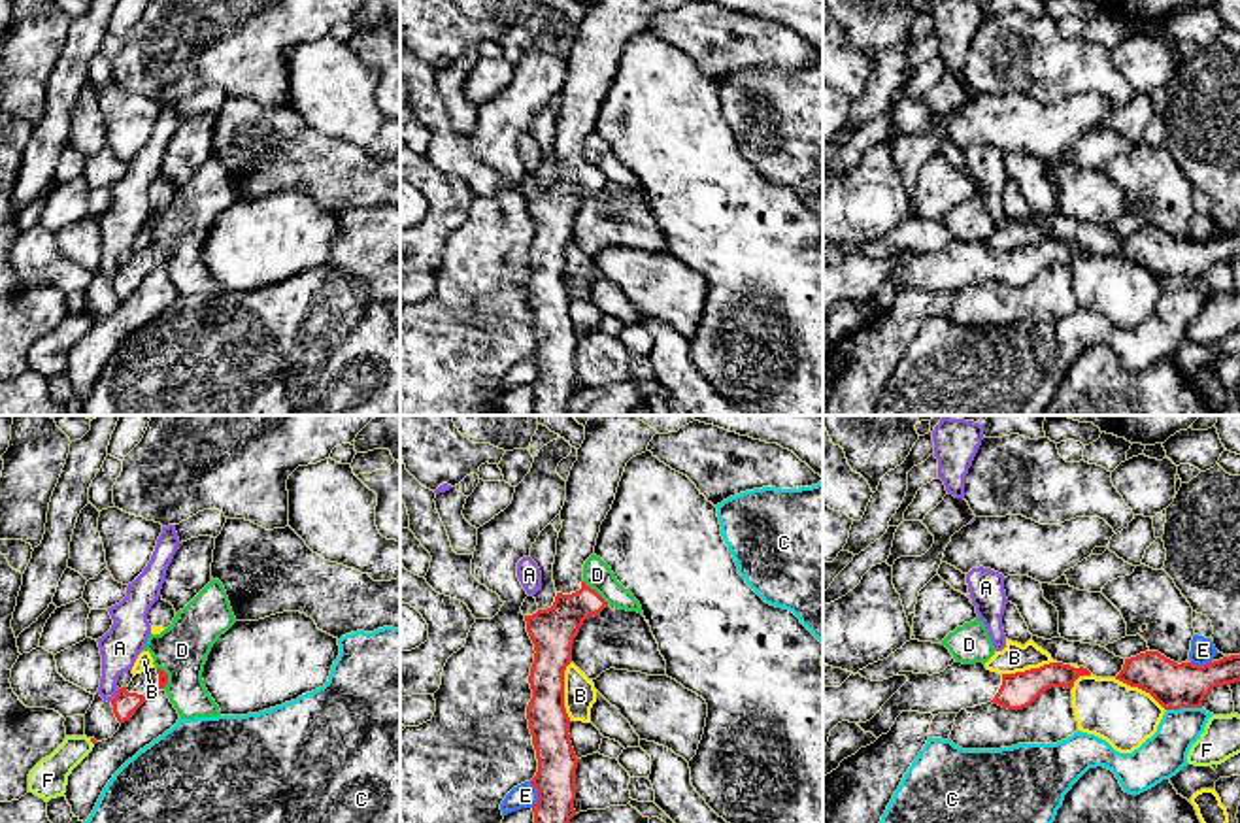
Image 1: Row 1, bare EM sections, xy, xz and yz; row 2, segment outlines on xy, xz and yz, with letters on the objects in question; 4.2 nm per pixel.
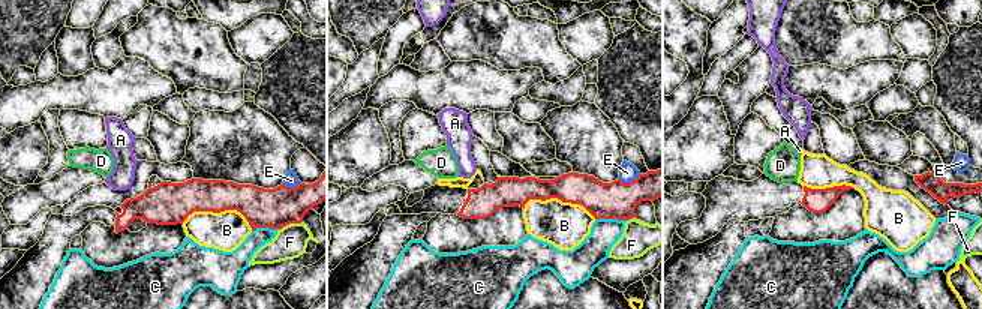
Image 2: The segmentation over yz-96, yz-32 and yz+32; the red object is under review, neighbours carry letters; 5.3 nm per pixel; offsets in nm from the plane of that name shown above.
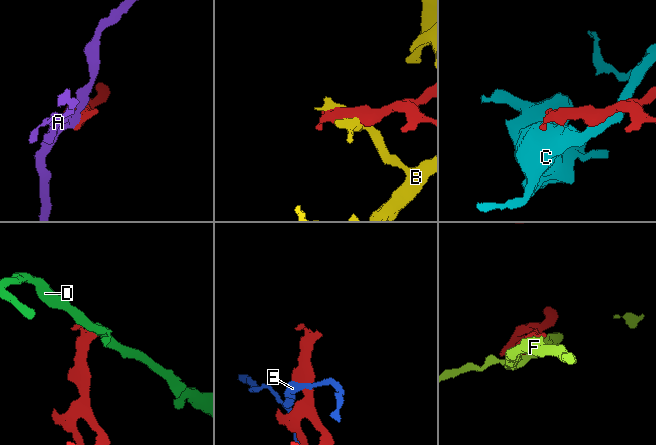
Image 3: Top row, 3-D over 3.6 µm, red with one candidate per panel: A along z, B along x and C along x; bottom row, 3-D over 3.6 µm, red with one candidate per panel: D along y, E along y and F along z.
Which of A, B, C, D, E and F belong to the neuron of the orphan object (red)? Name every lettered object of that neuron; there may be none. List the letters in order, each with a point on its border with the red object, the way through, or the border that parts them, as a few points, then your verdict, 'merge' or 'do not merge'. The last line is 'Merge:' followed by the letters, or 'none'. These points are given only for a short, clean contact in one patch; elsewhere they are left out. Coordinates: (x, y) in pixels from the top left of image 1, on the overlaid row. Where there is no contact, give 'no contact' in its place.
A: meets red in xy at (116, 695); border along xy (119, 689), (110, 701); do not merge
B: meets red in xz at (563, 691); do not merge
C: meets red in yz at (1184, 706); border along yz (1201, 706), (1167, 710); do not merge
D: meets red in xz at (595, 591); border along xz (584, 580), (608, 603); do not merge
E: meets red in xz at (538, 795); border along xz (529, 782), (536, 789), (536, 803), (533, 806); do not merge
F: meets red in xy at (91, 740); do not merge
Merge: none

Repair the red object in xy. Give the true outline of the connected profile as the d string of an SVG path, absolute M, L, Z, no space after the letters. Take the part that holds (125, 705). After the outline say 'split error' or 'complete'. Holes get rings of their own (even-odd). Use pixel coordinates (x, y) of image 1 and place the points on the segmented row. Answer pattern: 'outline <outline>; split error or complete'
outline M149 668L136 674L126 687L121 687L111 700L113 714L119 723L128 721L136 710L145 702L145 698L157 689L164 689L168 683L168 674L160 668Z; split error

